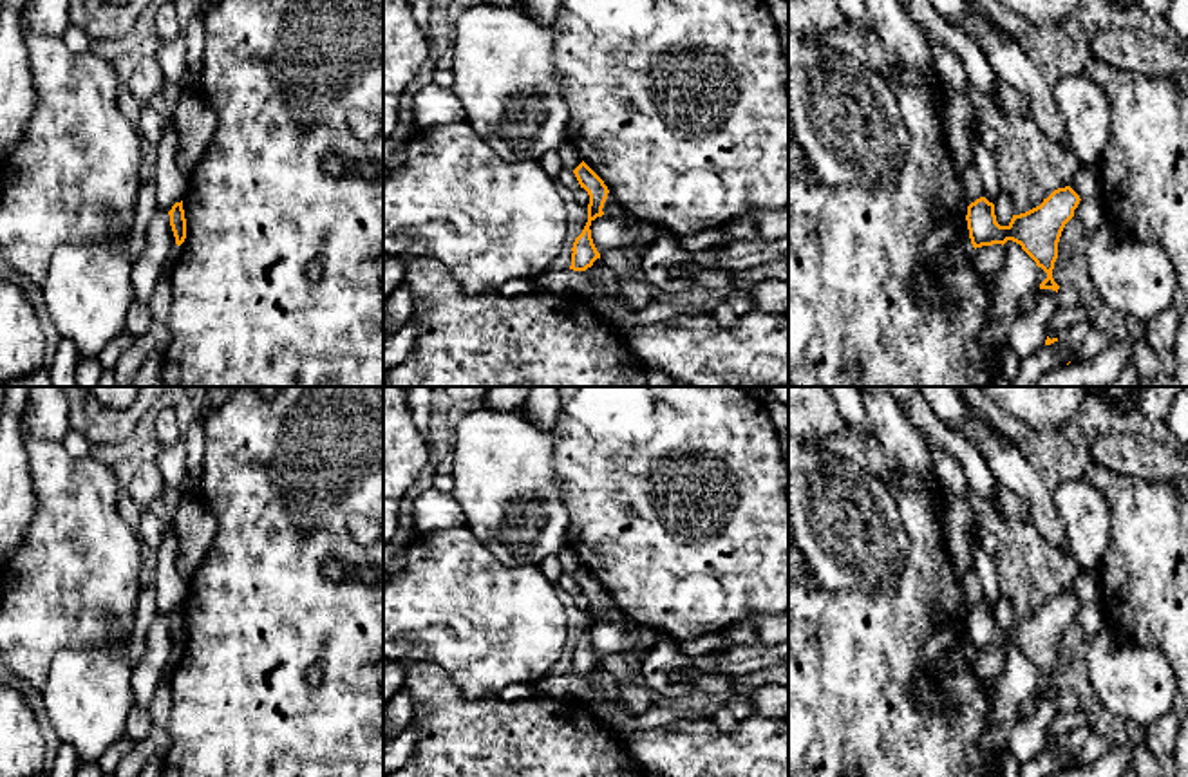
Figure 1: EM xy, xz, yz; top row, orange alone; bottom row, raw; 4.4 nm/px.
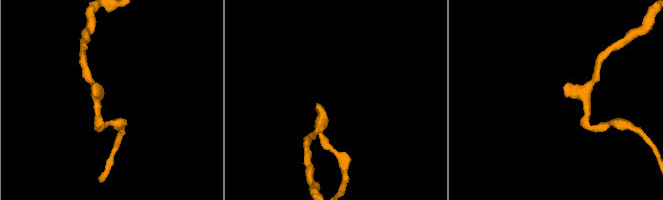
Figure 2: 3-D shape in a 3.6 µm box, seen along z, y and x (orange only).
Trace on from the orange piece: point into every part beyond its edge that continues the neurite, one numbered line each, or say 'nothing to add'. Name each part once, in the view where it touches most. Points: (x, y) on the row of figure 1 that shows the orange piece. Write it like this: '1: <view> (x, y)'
nothing to add

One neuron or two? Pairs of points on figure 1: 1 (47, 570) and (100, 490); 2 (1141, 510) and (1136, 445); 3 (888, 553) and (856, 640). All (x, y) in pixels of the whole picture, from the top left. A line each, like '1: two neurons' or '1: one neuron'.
1: one neuron
2: two neurons
3: two neurons

